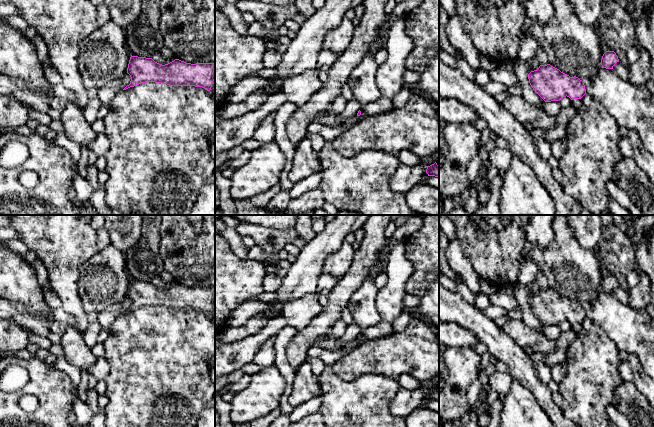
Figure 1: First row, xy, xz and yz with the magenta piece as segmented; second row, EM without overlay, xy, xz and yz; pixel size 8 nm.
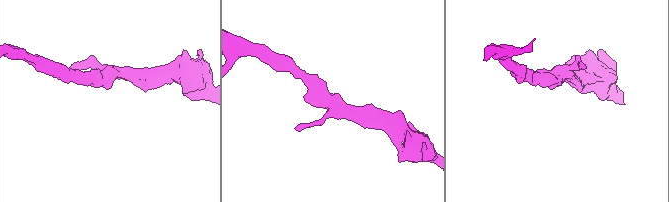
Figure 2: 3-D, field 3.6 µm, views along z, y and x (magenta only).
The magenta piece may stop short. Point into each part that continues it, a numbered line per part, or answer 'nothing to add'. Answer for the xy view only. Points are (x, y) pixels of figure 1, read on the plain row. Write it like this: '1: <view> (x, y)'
nothing to add

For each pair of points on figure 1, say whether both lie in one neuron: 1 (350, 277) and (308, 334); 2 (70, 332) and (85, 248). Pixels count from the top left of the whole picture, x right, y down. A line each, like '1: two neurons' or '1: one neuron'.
1: one neuron
2: two neurons

